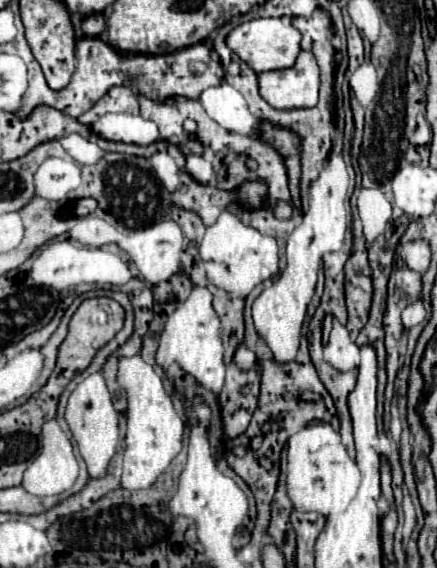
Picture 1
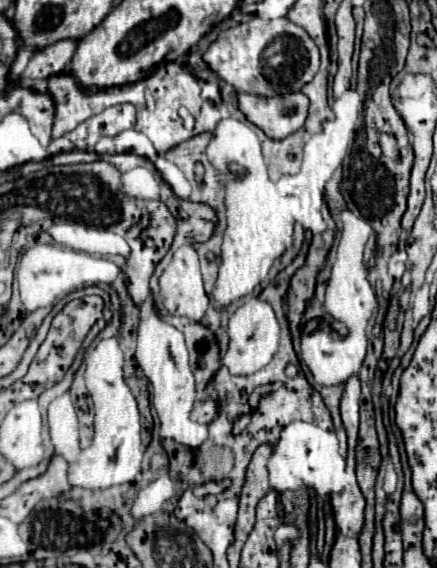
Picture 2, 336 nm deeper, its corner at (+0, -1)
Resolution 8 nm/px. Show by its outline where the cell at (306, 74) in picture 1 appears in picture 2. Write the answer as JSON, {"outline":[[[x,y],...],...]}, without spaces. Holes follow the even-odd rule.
{"outline":[[[240,93],[238,109],[270,139],[280,141],[304,125],[308,113],[308,97],[304,93],[288,93],[278,97]]]}

